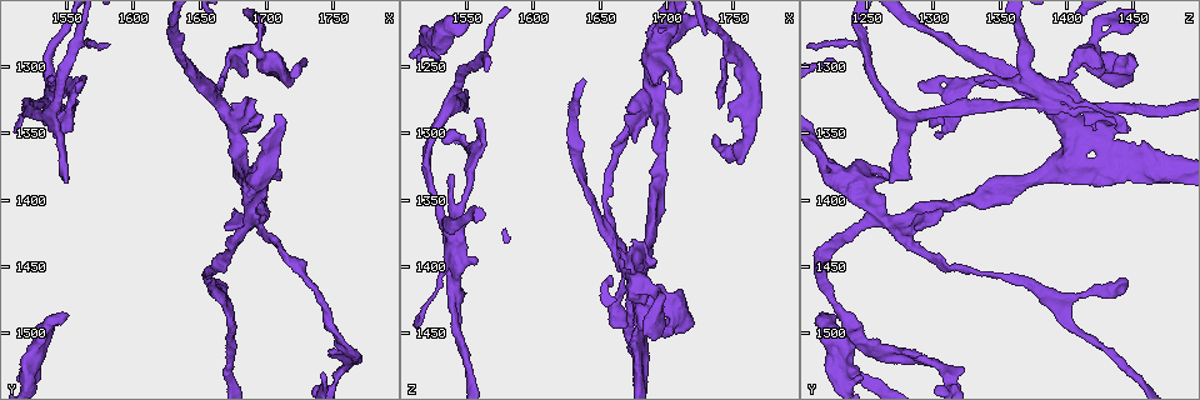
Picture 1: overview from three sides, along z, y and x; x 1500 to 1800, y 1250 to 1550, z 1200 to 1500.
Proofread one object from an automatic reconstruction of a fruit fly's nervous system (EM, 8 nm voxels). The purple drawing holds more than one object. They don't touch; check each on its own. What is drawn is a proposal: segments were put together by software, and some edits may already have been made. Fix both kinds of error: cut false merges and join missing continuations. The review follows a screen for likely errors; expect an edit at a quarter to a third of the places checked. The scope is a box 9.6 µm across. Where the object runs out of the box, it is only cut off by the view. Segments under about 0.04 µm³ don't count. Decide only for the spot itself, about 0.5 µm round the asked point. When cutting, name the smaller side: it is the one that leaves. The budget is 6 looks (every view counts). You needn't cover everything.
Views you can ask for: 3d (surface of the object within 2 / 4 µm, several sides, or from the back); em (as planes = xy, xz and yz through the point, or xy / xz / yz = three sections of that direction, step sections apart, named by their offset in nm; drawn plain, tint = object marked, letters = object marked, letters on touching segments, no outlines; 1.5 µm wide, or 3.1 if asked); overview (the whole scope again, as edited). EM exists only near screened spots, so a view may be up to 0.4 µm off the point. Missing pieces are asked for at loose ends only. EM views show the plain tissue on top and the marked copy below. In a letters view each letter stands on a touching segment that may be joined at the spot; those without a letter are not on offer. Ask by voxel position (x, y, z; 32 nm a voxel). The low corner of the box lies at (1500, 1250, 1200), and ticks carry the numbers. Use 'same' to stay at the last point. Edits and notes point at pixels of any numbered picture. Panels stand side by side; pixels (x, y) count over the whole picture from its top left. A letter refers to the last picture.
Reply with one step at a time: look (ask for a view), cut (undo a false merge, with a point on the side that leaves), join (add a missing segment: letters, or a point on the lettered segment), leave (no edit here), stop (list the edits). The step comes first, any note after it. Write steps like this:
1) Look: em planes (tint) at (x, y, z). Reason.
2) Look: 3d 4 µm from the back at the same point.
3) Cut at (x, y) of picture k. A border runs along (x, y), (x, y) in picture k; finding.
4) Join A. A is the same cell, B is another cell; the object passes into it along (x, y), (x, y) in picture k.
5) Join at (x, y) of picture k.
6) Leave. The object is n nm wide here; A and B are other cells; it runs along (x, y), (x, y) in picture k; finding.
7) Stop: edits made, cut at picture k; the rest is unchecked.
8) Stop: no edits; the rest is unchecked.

Look: 3d 2 µm at (1538, 1334, 1400).

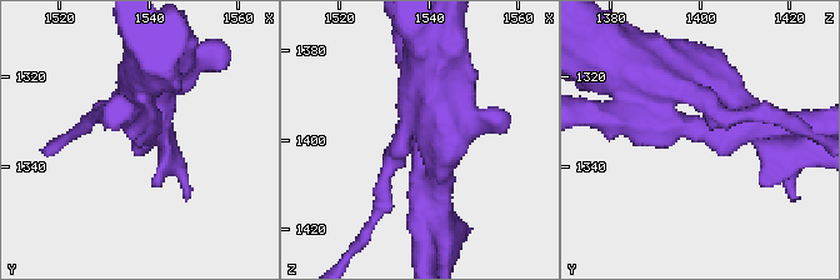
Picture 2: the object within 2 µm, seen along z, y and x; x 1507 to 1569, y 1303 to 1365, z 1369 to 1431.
Look: em planes (letters) at (1537, 1333, 1400).

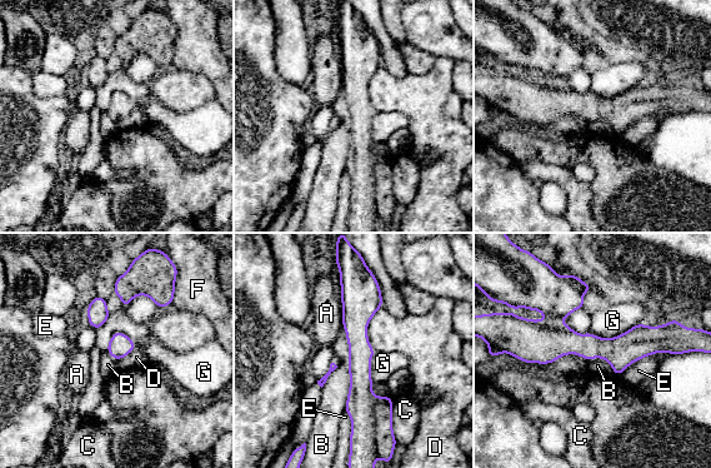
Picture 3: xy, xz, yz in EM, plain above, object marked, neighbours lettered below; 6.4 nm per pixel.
Cut at (385, 442) of picture 3. The longest contact is with E, 380 nm; A, B, C, D, E, F and G are other cells; a second cell is stuck on.

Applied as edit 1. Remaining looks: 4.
Look: 3d 2 µm from the back at (1692, 1324, 1394). Free end.

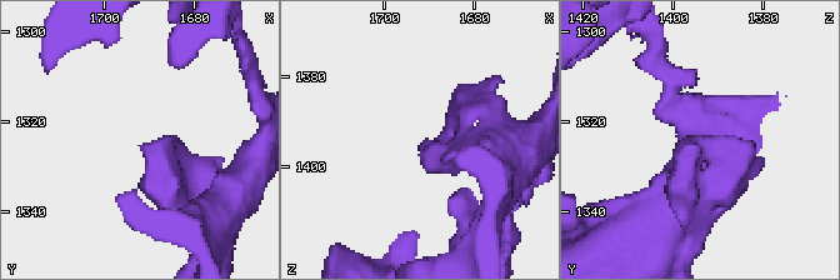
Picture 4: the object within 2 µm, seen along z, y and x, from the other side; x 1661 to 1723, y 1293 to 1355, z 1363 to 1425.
Look: em planes (tint) at (1691, 1326, 1394). Now the EM.

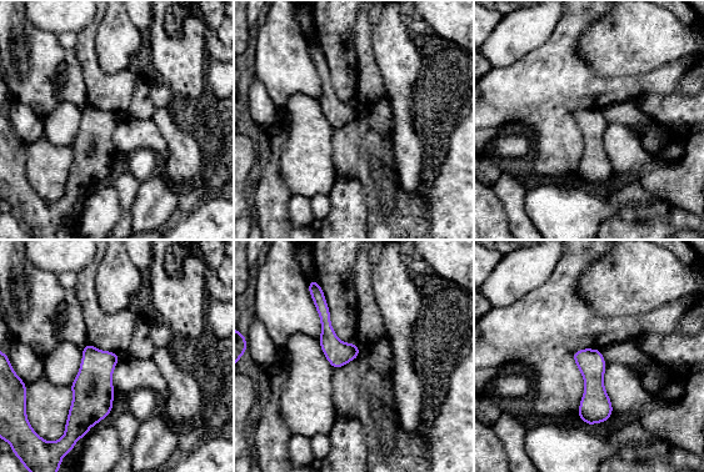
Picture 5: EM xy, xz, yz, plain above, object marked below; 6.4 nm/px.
Look: em planes (letters) at the same point. See the neighbours.

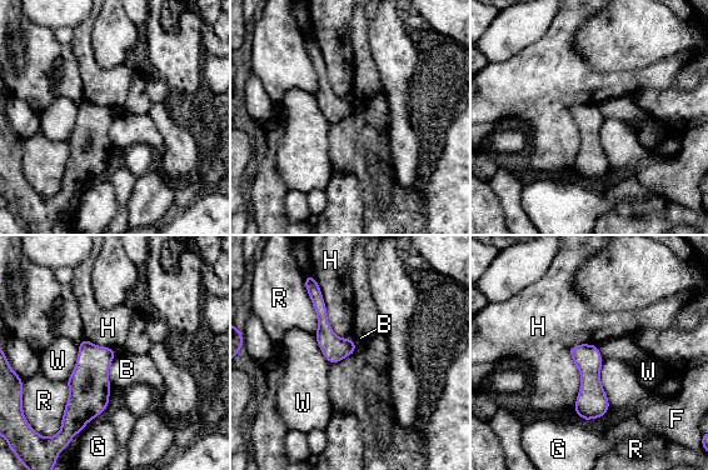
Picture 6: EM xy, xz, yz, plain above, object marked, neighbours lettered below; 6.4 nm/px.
Leave. The object is 160 nm wide here; B, F, G, H, R and W are other cells; a border runs along (116, 351), (108, 373), (110, 385) in picture 6; none of them fits.

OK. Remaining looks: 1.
Look: em planes (letters) at (1552, 1388, 1268). Branch stops here.

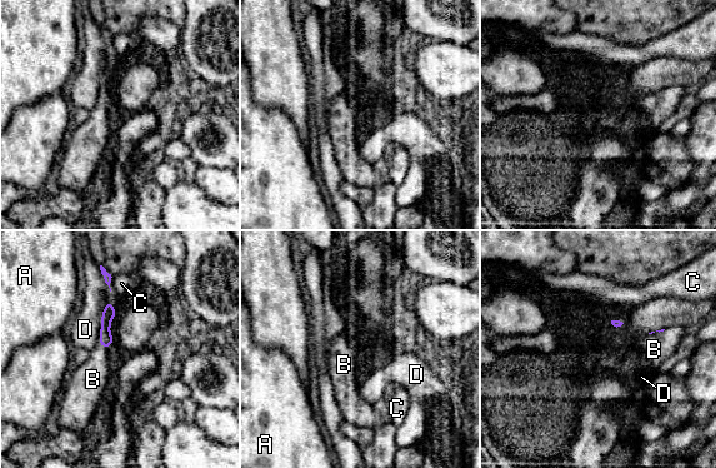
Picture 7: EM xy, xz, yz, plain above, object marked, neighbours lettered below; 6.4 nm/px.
Join B. B is the same cell, A, C and D are other cells; the cell continues.

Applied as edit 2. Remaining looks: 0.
Stop: edits made, cut at picture 3, join at picture 7; the rest is unchecked.

